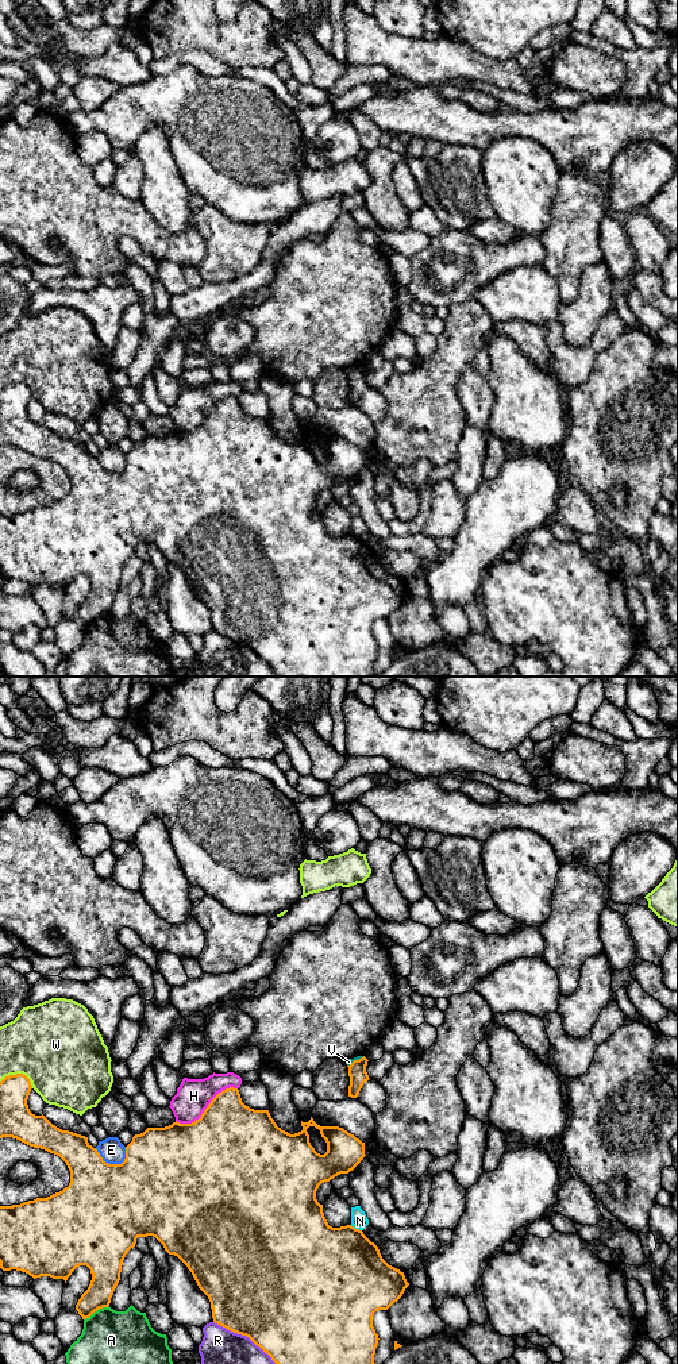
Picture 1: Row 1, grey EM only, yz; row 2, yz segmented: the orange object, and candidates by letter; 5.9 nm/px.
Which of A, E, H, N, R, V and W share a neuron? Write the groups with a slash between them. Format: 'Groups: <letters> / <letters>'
Groups: A / E / H / N / R / V / W

